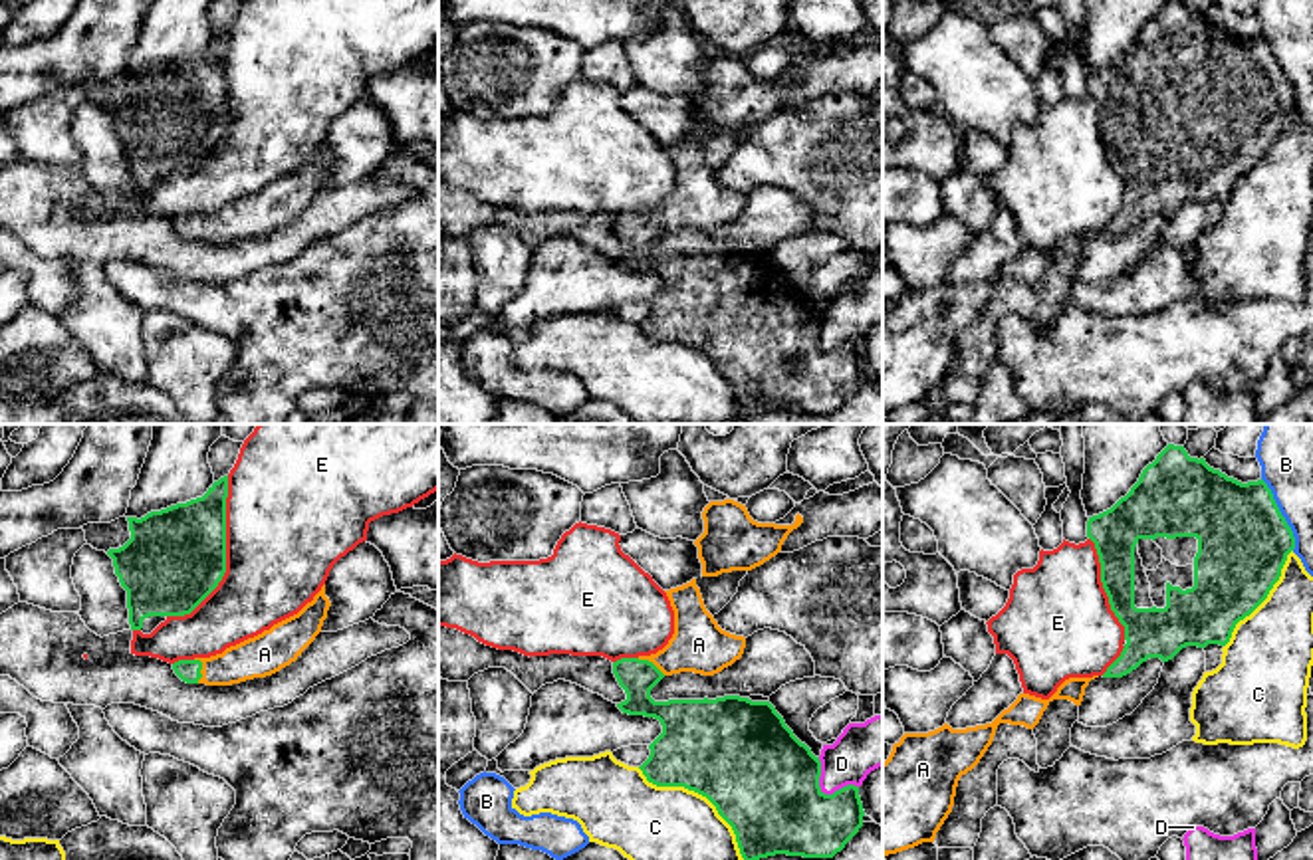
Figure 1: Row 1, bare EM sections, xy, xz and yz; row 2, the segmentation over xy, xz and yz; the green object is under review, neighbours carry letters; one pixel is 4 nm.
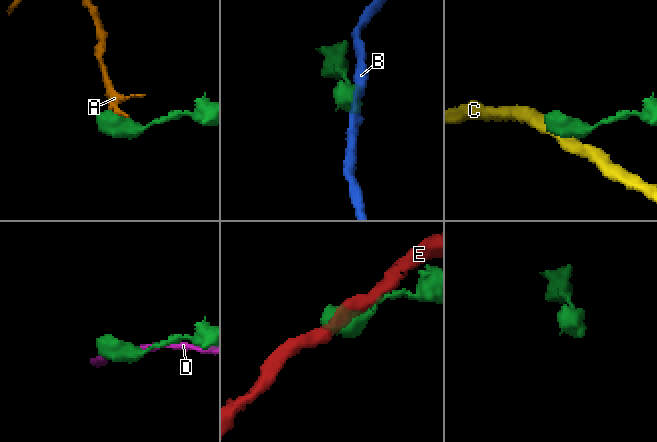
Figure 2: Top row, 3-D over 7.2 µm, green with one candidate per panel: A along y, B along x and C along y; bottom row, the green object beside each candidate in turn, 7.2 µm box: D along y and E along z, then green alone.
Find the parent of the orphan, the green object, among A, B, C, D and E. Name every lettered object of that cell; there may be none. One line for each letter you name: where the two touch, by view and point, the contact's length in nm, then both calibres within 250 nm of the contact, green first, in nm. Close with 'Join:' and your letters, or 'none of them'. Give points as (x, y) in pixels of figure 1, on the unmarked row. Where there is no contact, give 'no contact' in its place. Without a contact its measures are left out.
A: xy (201, 224) | 110 nm | 100/170 nm
Join: A

